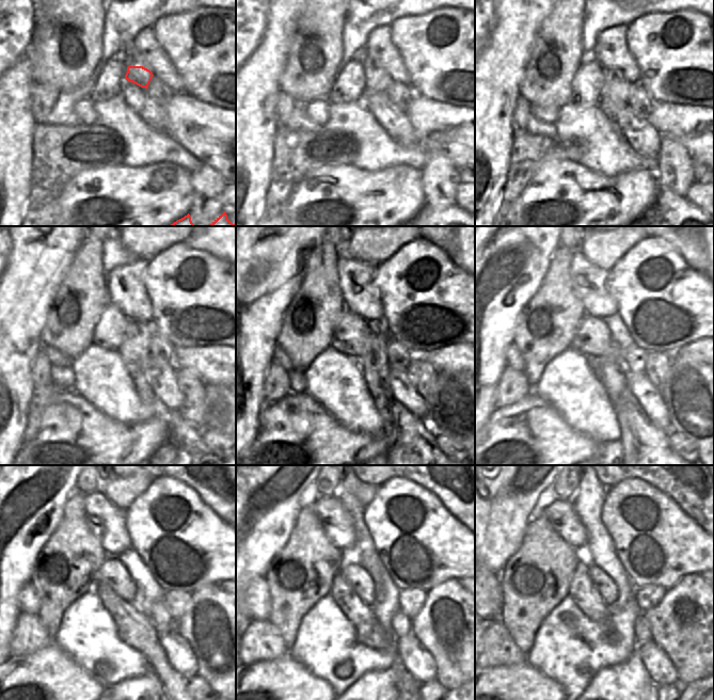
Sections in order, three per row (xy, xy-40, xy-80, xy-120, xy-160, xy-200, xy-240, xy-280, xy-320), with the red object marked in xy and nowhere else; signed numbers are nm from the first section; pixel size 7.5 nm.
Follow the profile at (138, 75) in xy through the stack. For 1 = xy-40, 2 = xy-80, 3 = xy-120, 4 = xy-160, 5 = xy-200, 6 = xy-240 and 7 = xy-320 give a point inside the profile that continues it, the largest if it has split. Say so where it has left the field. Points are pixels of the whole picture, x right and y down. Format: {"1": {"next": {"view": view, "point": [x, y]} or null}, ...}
{"1": {"next": {"view": "xy-40", "point": [378, 81]}}, "2": {"next": {"view": "xy-80", "point": [615, 95]}}, "3": {"next": {"view": "xy-120", "point": [184, 443]}}, "4": {"next": {"view": "xy-160", "point": [416, 443]}}, "5": {"next": {"view": "xy-200", "point": [652, 443]}}, "6": {"next": {"view": "xy-240", "point": [136, 629]}}, "7": {"next": {"view": "xy-320", "point": [583, 591]}}}

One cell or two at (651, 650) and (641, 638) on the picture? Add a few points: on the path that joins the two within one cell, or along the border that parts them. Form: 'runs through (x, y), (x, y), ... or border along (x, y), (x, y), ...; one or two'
border along (651, 639), (637, 645); two

